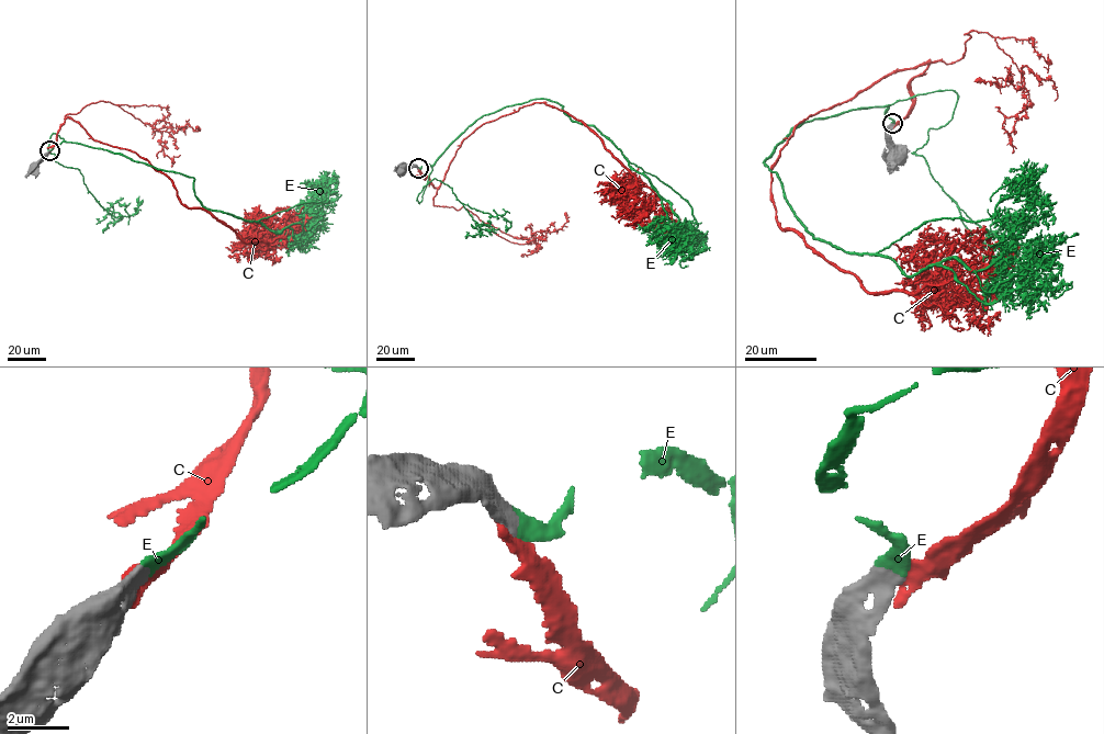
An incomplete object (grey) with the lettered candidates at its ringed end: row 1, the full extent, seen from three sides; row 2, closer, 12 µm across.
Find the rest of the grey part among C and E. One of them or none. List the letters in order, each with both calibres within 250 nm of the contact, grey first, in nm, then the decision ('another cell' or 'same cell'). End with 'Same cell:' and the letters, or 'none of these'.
C: 550/550 nm | another cell
E: 440/400 nm | same cell
Same cell: E

